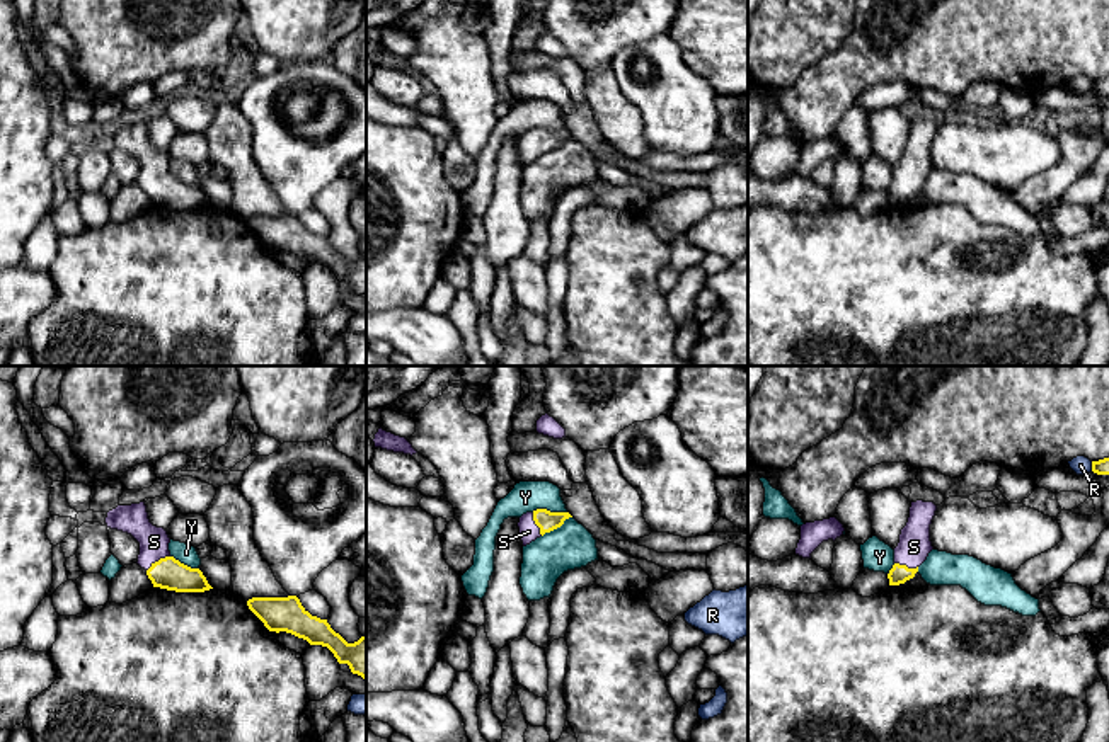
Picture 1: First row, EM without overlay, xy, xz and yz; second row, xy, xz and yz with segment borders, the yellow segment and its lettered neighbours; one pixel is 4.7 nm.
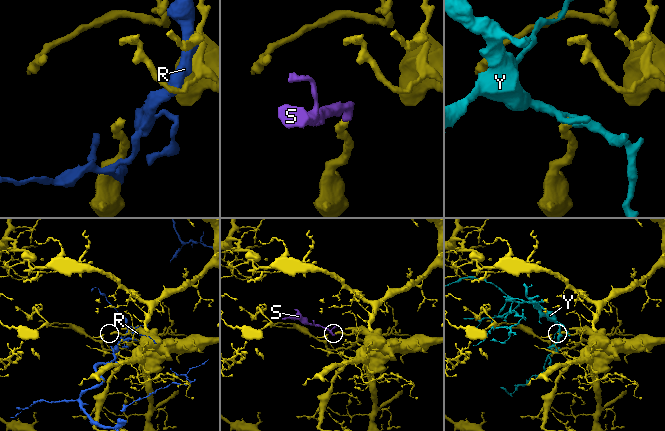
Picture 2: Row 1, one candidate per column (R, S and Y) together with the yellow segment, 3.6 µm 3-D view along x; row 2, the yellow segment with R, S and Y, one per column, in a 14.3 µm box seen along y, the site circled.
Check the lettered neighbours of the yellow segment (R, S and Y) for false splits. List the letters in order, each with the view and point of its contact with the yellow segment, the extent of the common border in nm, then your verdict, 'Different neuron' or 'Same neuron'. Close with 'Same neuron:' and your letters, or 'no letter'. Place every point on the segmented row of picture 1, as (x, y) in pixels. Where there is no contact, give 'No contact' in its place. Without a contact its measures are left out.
R: Touches yellow at yz (1092, 467). Shared border 50 nm. Different neuron
S: Touches yellow at xy (159, 560). Shared border 130 nm. Same neuron
Y: Touches yellow at xz (549, 511). Shared border 170 nm. Different neuron
Same neuron: S

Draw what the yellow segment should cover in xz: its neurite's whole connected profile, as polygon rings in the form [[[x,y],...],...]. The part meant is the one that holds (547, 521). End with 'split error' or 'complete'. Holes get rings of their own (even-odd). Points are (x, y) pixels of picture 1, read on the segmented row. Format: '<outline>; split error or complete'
[[[537,509],[523,514],[518,522],[523,546],[530,545],[545,533],[560,528],[569,517],[572,517],[569,512],[550,512],[547,509]]]; split error

